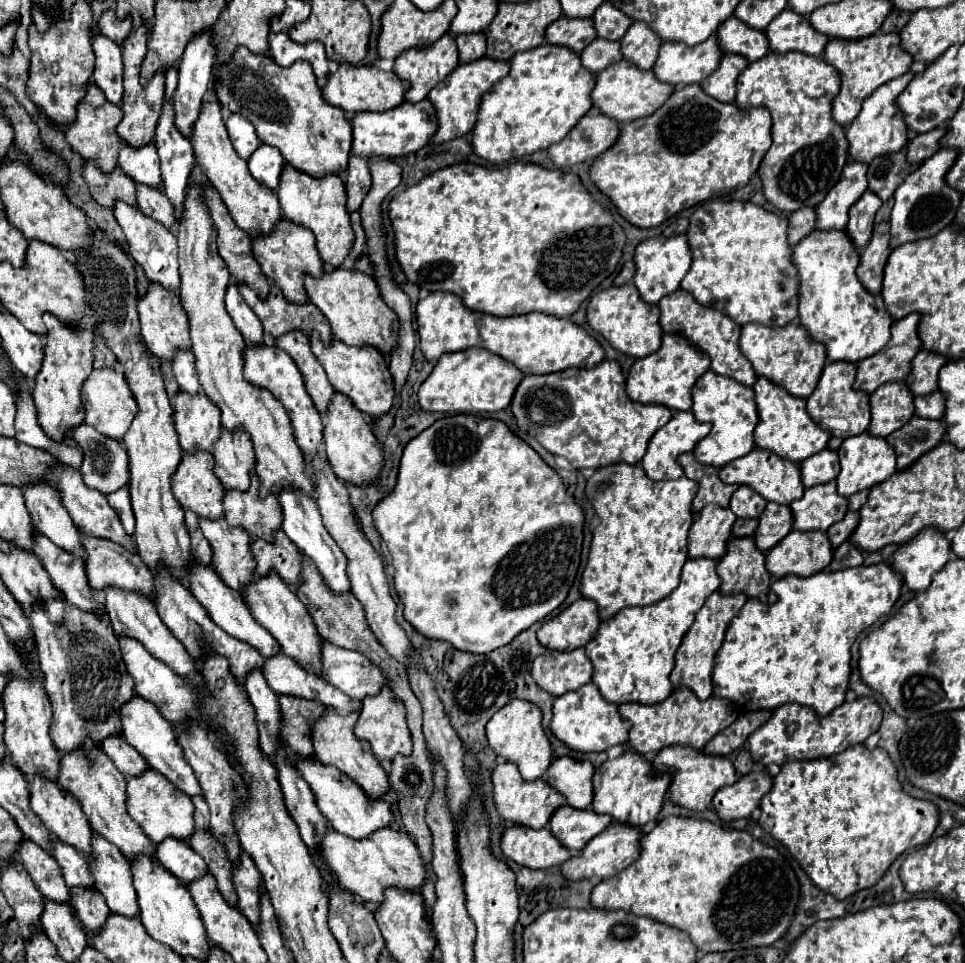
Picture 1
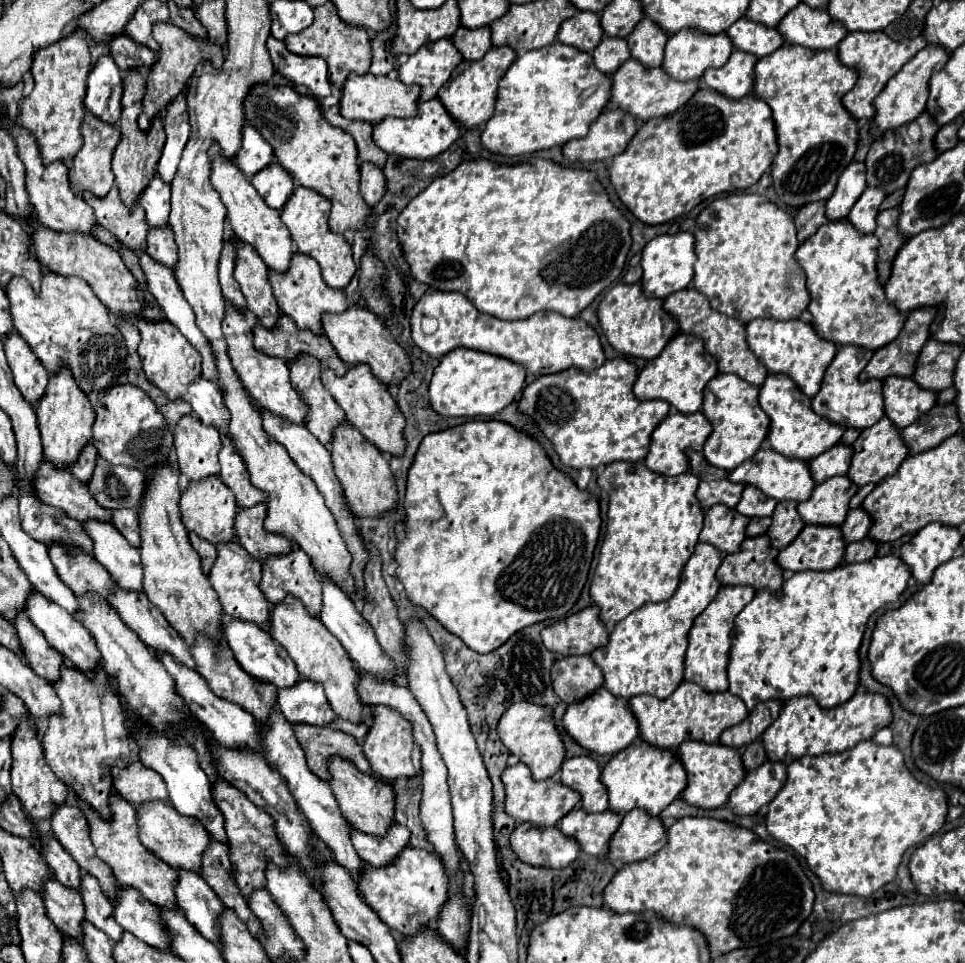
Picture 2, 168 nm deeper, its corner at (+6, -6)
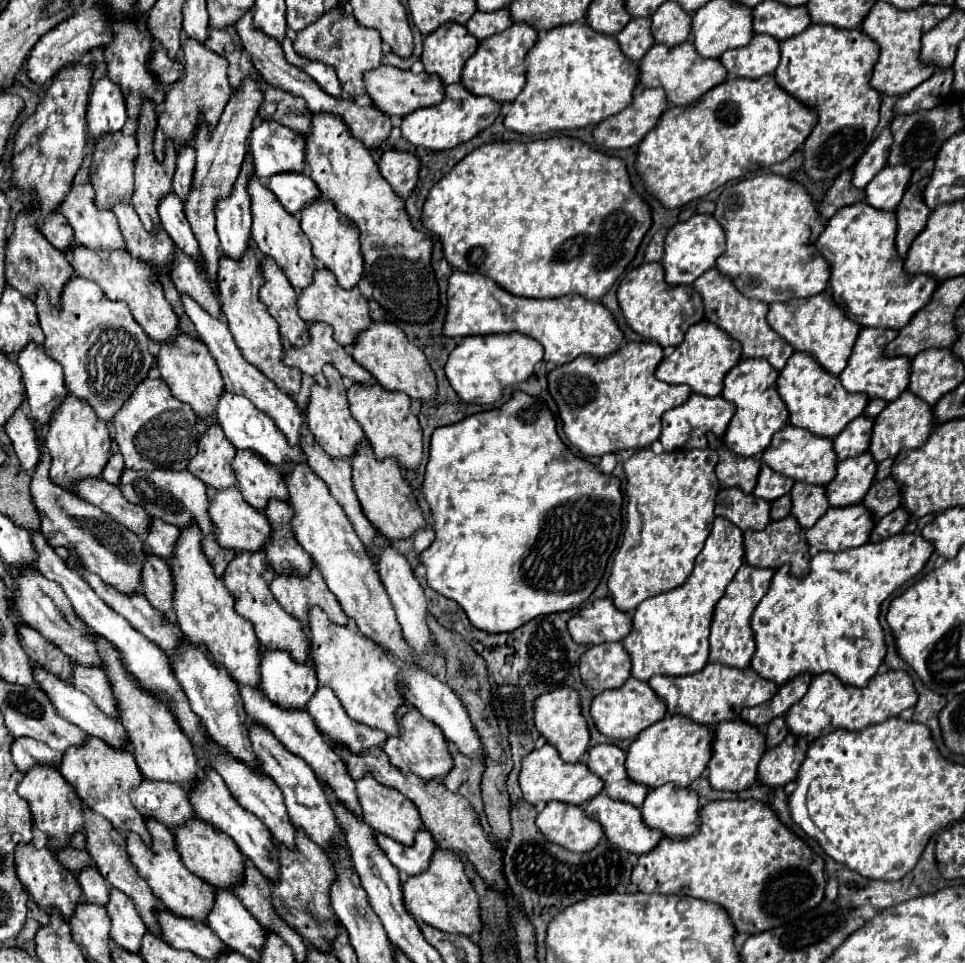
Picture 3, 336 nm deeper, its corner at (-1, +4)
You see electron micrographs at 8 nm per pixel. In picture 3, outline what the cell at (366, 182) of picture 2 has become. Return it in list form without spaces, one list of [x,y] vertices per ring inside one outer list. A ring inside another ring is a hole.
[[[386,150],[378,162],[382,176],[400,198],[408,198],[418,184],[420,158],[412,152]]]

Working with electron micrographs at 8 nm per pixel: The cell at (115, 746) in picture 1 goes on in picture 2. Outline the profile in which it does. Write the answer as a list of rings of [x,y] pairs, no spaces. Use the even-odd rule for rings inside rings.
[[[133,762],[129,768],[113,768],[113,788],[135,806],[145,800],[169,800],[161,776],[141,762]]]

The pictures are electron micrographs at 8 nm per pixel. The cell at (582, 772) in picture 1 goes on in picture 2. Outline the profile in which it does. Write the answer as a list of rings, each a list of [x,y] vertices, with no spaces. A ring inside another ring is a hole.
[[[575,756],[563,762],[559,782],[581,794],[581,808],[585,812],[607,810],[607,790],[599,780],[601,768],[589,756]]]

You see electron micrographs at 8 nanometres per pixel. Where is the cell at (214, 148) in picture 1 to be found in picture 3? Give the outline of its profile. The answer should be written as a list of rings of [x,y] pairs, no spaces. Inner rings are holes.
[[[256,176],[248,184],[248,192],[252,196],[252,242],[258,246],[258,250],[264,256],[270,256],[284,270],[288,282],[294,288],[298,288],[298,292],[304,290],[304,286],[312,284],[312,274],[316,272],[316,264],[314,264],[312,246],[300,228],[300,216],[296,218],[288,214],[276,200],[276,196],[266,186],[262,186]]]

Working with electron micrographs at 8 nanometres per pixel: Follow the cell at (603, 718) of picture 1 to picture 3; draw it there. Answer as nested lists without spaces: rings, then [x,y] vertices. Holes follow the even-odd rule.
[[[630,678],[620,690],[606,690],[606,692],[598,694],[592,700],[590,714],[592,714],[594,722],[596,722],[596,728],[604,736],[616,738],[616,740],[624,740],[624,738],[636,738],[648,726],[664,720],[666,704],[664,704],[662,698],[656,696],[656,692],[648,686],[648,682]]]

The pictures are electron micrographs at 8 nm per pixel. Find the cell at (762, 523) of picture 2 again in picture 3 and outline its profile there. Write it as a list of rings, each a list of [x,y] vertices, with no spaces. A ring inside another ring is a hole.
[[[786,494],[784,498],[776,498],[776,502],[772,502],[772,520],[782,520],[790,514],[792,508],[792,500],[790,494]]]

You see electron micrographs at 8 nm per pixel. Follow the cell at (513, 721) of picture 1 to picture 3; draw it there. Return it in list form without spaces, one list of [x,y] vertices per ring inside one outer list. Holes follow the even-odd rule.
[[[558,688],[558,690],[552,690],[552,692],[546,692],[546,694],[538,696],[536,698],[536,706],[534,706],[534,724],[536,724],[538,732],[552,746],[558,748],[562,760],[578,762],[588,752],[590,732],[588,732],[586,718],[582,716],[580,694],[576,690],[572,690],[572,688]]]

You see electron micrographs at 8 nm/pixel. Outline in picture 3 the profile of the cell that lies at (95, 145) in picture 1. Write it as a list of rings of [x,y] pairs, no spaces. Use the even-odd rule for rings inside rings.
[[[122,132],[108,134],[94,144],[92,152],[92,172],[90,182],[96,190],[96,206],[100,210],[110,210],[116,202],[130,202],[134,190],[134,160],[138,154],[138,144],[134,136],[124,136]]]

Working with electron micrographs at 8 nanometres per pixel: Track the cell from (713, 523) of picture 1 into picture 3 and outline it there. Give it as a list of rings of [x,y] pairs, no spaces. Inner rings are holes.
[[[724,488],[716,496],[716,514],[742,530],[764,530],[770,522],[770,502],[744,494],[740,488]]]

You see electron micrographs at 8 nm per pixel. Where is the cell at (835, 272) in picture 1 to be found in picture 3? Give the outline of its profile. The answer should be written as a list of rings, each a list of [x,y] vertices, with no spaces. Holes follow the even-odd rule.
[[[856,202],[850,206],[840,208],[828,222],[826,230],[818,238],[816,246],[828,258],[832,266],[830,274],[830,292],[836,302],[846,306],[850,316],[862,326],[876,326],[876,328],[904,328],[910,318],[924,306],[930,304],[932,294],[936,292],[938,284],[928,274],[916,274],[916,278],[908,278],[904,274],[904,258],[896,254],[896,214],[890,210],[872,210],[866,202]]]

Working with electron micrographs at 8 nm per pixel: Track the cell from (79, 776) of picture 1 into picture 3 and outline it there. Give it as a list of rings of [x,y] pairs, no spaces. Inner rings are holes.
[[[146,820],[146,826],[152,834],[152,848],[148,848],[138,834],[128,834],[126,838],[126,850],[132,860],[132,864],[138,868],[138,874],[148,882],[152,892],[162,900],[162,906],[166,910],[172,910],[172,914],[184,914],[186,918],[196,918],[200,922],[206,922],[212,906],[214,906],[214,888],[194,876],[182,862],[180,854],[176,852],[176,840],[172,830],[166,826],[160,826],[160,822]]]

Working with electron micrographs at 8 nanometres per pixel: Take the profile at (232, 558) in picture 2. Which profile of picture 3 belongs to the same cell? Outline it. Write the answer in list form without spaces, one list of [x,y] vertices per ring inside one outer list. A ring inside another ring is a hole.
[[[242,552],[228,564],[228,570],[222,580],[236,600],[236,612],[254,624],[256,636],[264,648],[284,650],[292,656],[294,662],[308,664],[312,660],[310,658],[310,640],[304,634],[302,622],[296,620],[294,616],[290,616],[288,612],[284,612],[282,606],[272,596],[272,592],[270,592],[272,578],[276,578],[276,572],[272,570],[268,558],[264,558],[264,552],[258,552],[258,554]]]

